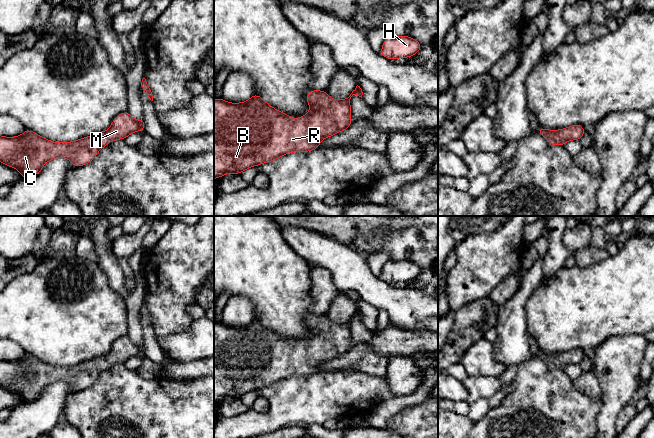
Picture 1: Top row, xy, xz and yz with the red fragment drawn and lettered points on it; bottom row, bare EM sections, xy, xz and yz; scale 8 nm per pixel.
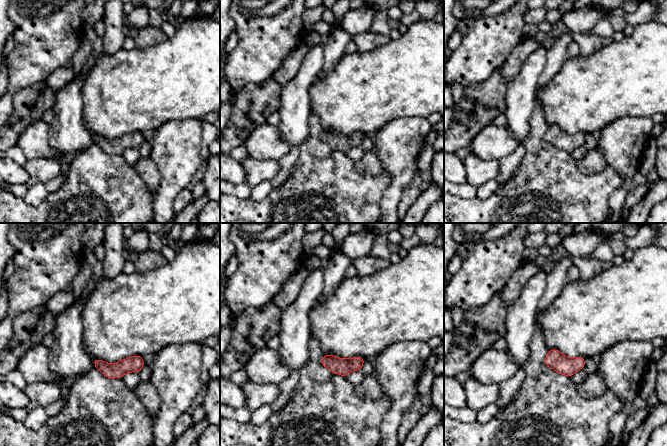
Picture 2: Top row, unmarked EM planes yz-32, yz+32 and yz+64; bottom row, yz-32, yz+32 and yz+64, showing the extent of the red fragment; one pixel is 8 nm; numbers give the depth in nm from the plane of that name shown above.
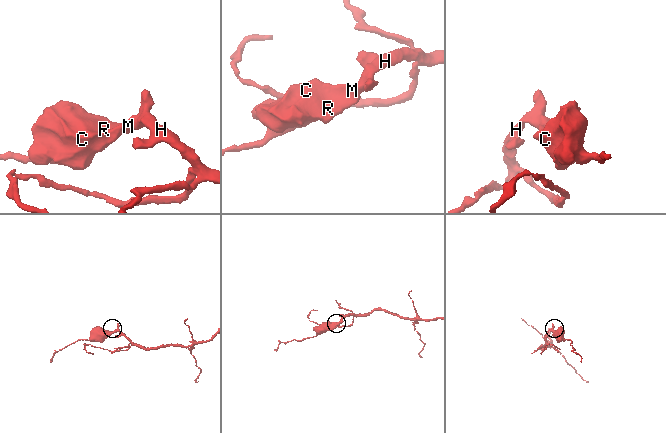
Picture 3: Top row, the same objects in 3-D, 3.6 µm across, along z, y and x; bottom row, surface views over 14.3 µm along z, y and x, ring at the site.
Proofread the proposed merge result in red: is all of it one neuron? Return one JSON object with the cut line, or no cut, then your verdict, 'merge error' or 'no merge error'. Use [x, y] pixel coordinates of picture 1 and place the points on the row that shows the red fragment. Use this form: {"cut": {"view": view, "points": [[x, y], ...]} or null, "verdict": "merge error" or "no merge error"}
{"cut": null, "verdict": "no merge error"}

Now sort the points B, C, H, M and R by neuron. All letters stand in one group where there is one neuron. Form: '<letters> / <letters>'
B C H M R

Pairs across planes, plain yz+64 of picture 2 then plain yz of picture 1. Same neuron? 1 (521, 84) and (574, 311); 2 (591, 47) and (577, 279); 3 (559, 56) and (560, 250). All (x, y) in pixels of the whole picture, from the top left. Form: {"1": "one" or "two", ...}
{"1": "two", "2": "two", "3": "one"}

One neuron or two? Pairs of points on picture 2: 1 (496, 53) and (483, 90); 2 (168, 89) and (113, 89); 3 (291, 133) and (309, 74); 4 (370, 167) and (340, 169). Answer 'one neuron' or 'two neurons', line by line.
1: two neurons
2: one neuron
3: one neuron
4: two neurons

